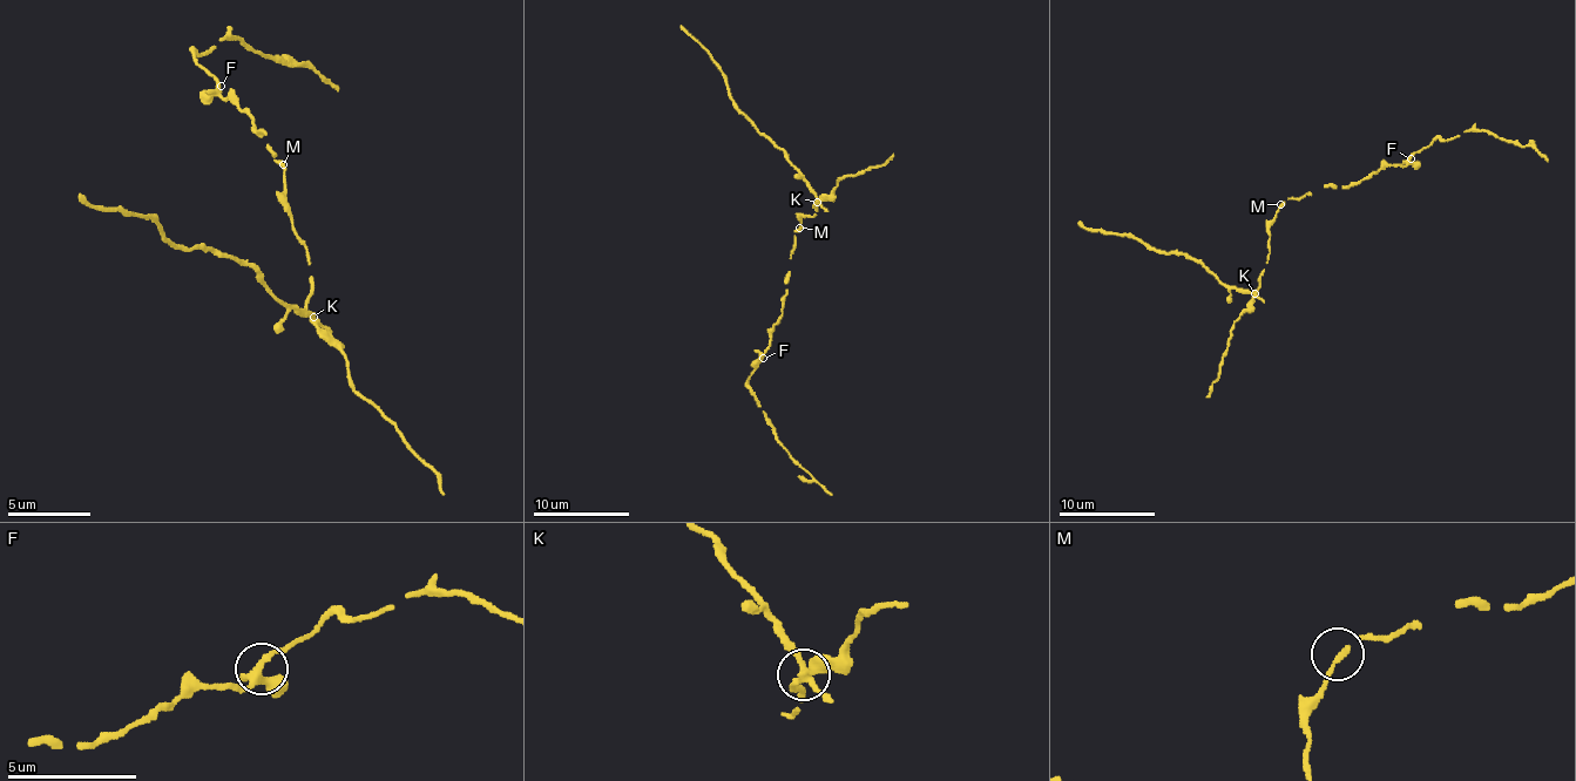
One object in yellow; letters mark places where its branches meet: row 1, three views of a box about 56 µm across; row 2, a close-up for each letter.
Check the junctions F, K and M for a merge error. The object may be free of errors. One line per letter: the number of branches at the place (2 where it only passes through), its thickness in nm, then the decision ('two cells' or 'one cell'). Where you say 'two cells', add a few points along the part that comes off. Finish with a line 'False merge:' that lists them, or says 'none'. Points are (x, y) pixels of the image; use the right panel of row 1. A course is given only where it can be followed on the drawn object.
F: branches 4; calibre 240 nm; one cell
K: branches 4; calibre 260 nm; two cells; course (1253, 293), (1226, 289), (1194, 257), (1159, 252), (1123, 236), (1087, 231), (1077, 222)
M: branches 2; calibre 180 nm; one cell
False merge: K

